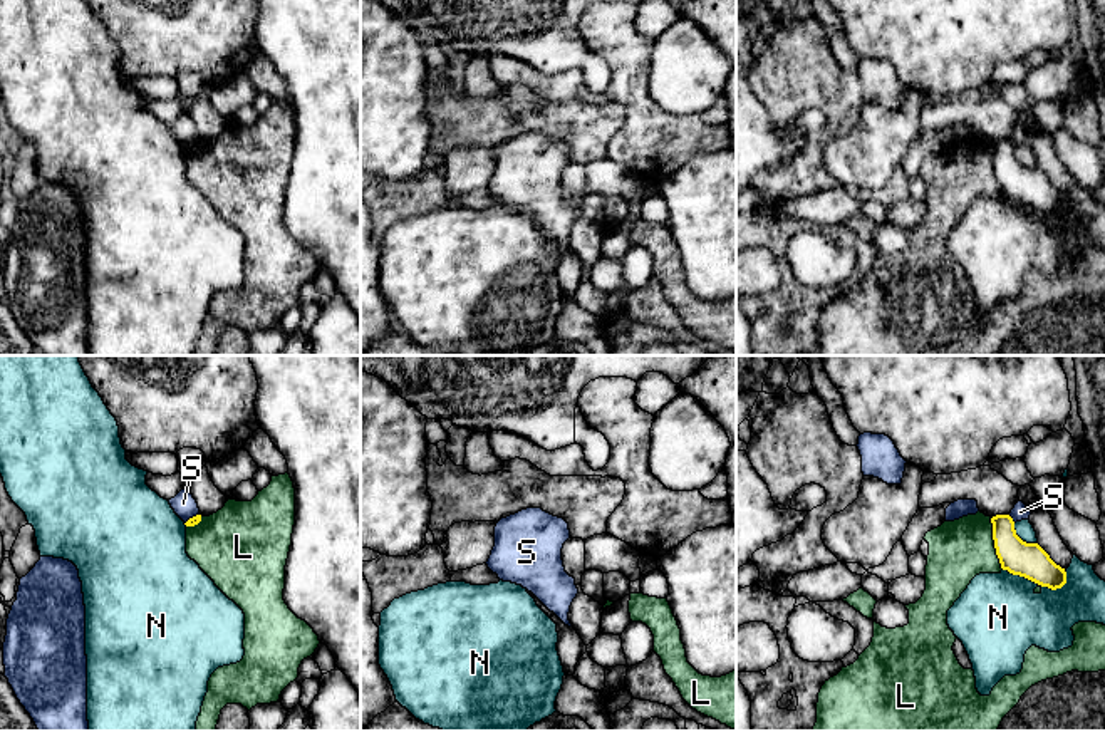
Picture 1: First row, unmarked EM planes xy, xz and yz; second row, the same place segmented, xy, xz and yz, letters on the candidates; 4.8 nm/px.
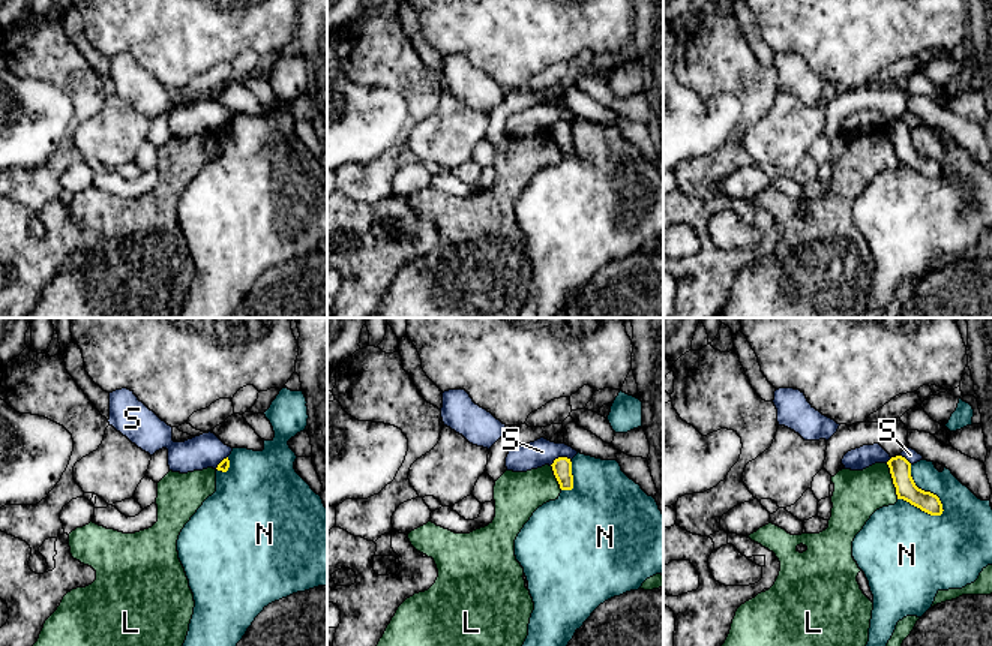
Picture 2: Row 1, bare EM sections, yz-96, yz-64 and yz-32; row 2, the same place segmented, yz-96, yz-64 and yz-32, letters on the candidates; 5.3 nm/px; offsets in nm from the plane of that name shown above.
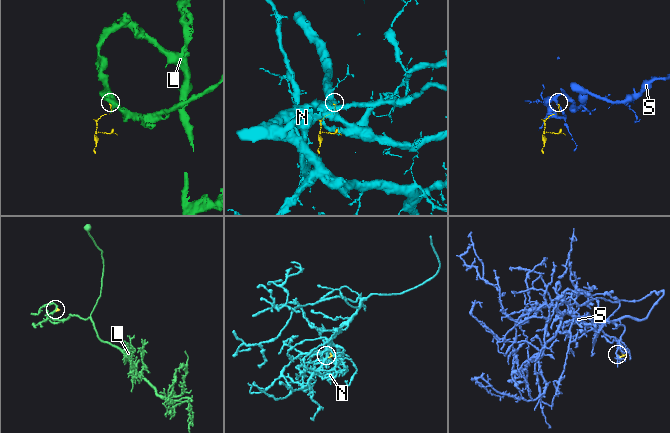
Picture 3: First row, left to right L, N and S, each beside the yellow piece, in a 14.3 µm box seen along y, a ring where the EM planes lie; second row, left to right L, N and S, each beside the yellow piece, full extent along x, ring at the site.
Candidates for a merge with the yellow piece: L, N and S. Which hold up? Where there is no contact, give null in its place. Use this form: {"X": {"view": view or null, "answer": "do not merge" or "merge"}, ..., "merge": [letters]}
{"L": {"view": "yz", "answer": "do not merge"}, "N": {"view": "yz", "answer": "do not merge"}, "S": {"view": "yz", "answer": "do not merge"}, "merge": []}

